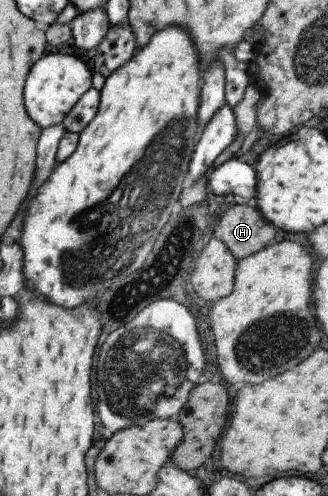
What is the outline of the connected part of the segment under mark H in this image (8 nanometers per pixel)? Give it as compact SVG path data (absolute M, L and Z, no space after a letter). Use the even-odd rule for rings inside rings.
M248 203L224 211L211 236L219 239L238 261L273 242L275 232L276 228Z

